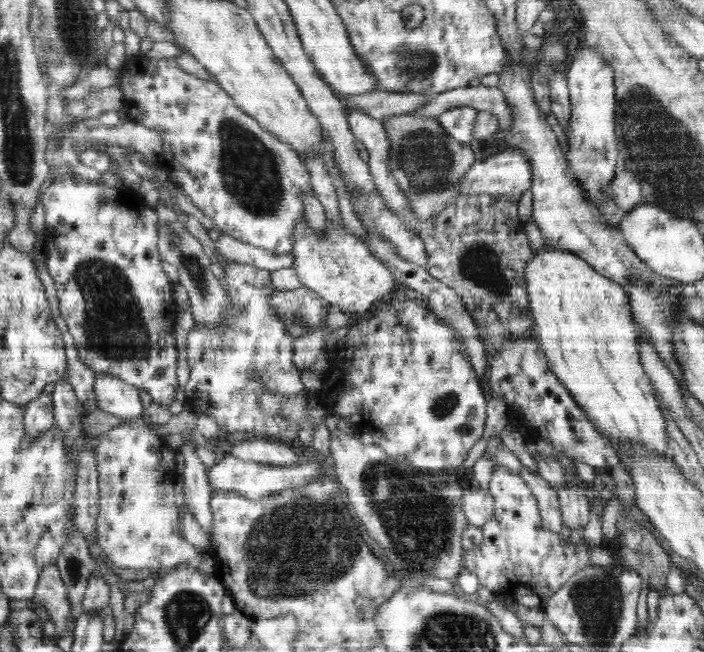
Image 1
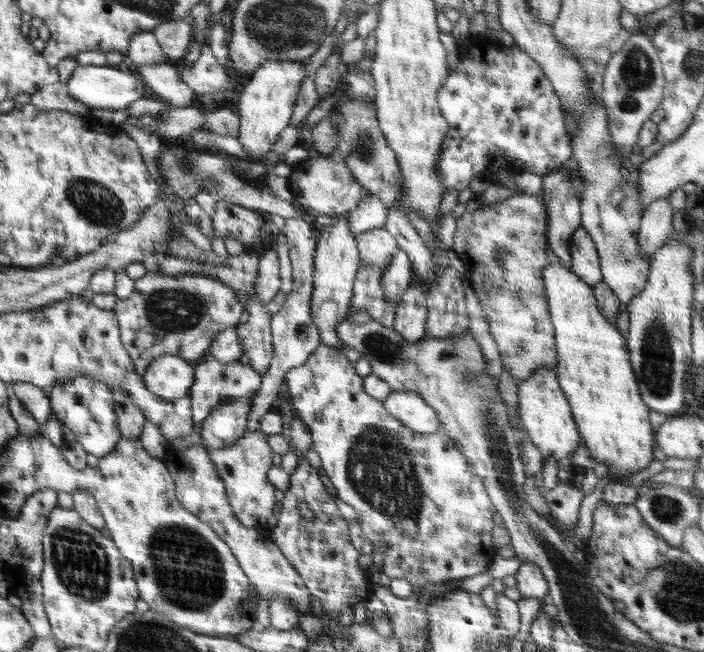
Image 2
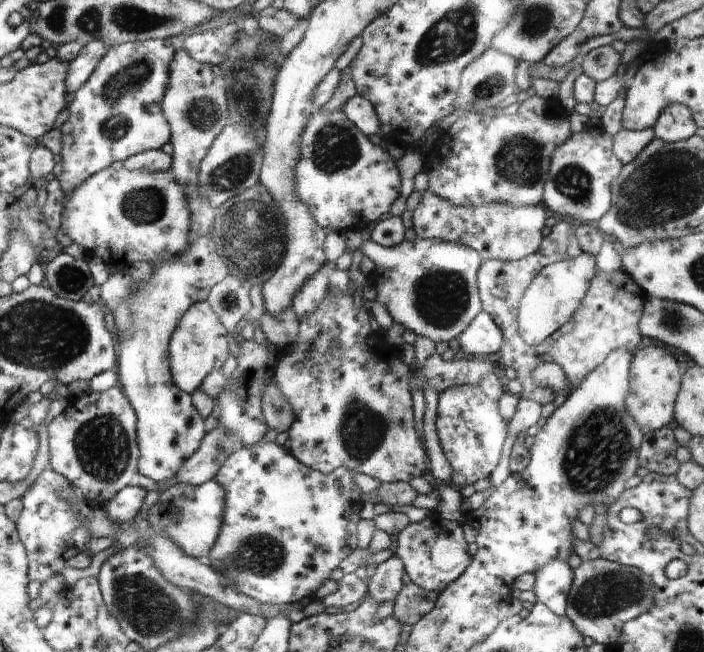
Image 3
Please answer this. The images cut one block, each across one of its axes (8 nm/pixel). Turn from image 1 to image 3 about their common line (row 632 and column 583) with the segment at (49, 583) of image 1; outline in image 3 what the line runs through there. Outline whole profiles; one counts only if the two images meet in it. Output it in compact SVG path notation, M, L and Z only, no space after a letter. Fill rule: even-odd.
M600 46L595 50L591 50L585 56L581 57L581 66L584 69L584 75L592 78L594 82L598 83L621 70L621 56L614 48L609 46ZM598 58L604 58L604 64L598 64Z

